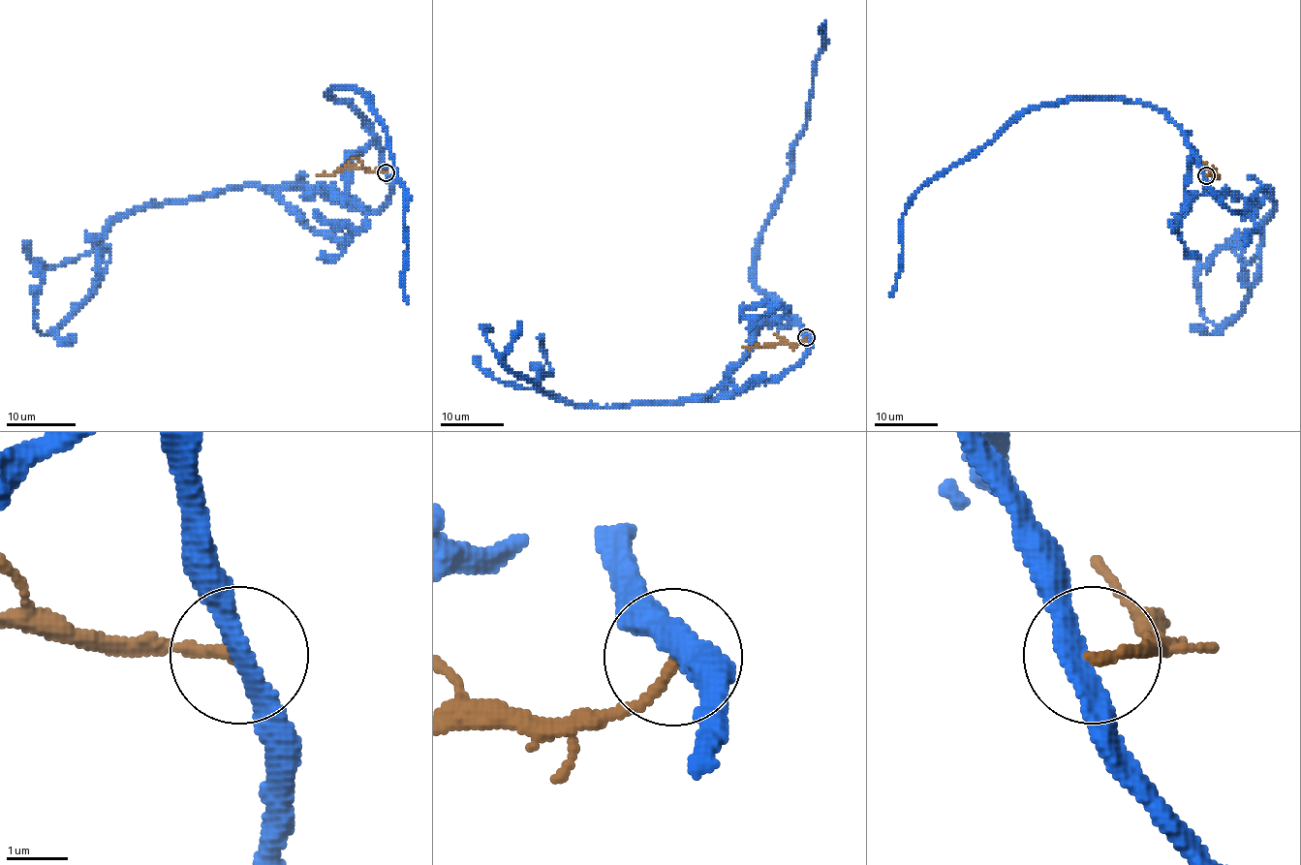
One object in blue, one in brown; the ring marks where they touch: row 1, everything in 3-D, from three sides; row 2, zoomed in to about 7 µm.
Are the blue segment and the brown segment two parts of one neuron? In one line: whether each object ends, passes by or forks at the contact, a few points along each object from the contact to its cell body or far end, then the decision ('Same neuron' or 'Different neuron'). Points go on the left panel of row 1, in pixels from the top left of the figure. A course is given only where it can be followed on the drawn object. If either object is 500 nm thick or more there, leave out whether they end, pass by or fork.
At the ring blue passes by. At the ring brown ends. Course of blue: (386, 172), (377, 210), (306, 186), (228, 186), (123, 214), (91, 293), (48, 333), (34, 324), (36, 261). Course of brown: (386, 172), (355, 168), (339, 169), (332, 174), (318, 174). Different neuron

